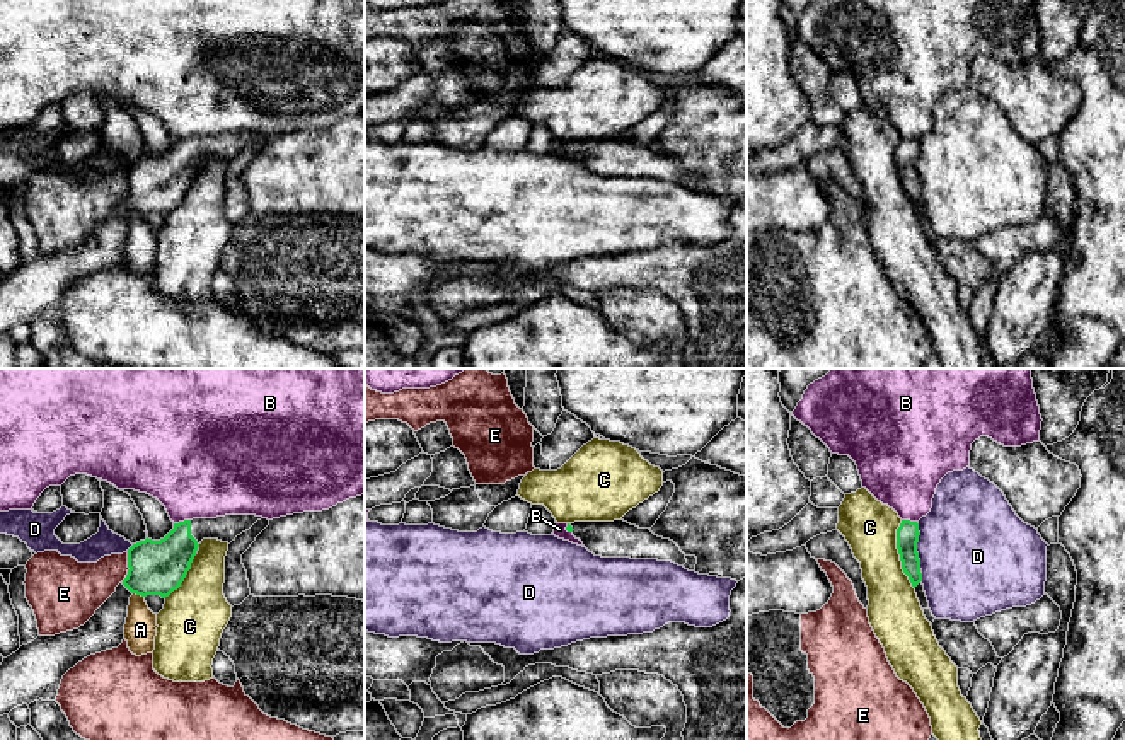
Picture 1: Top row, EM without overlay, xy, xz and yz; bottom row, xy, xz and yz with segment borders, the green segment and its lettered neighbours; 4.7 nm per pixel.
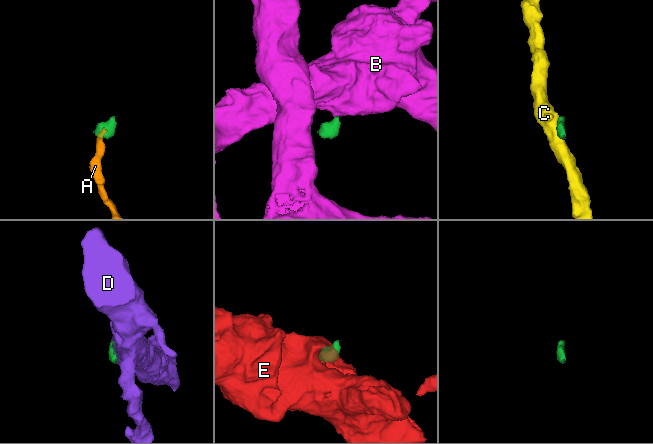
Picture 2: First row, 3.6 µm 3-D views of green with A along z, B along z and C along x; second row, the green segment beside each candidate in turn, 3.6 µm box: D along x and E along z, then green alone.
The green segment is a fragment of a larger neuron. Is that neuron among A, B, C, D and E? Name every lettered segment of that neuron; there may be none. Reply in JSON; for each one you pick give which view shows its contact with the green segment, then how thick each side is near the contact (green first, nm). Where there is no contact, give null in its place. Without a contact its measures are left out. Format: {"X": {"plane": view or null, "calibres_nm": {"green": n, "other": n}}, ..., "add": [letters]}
{"add": []}

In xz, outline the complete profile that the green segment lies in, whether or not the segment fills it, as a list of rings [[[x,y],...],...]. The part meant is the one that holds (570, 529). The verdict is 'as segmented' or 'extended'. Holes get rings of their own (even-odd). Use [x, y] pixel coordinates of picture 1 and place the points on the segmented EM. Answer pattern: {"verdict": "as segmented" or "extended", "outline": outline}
{"verdict": "extended", "outline": [[[624,520],[574,522],[568,523],[566,530],[595,556],[672,561],[695,571],[695,556],[685,556],[673,541],[658,537],[649,529],[639,529]]]}

